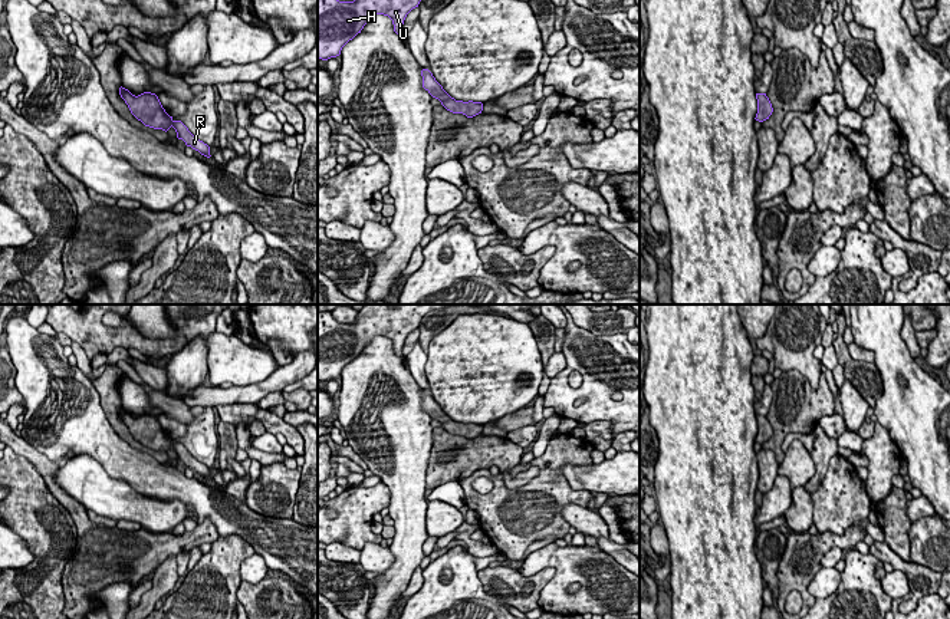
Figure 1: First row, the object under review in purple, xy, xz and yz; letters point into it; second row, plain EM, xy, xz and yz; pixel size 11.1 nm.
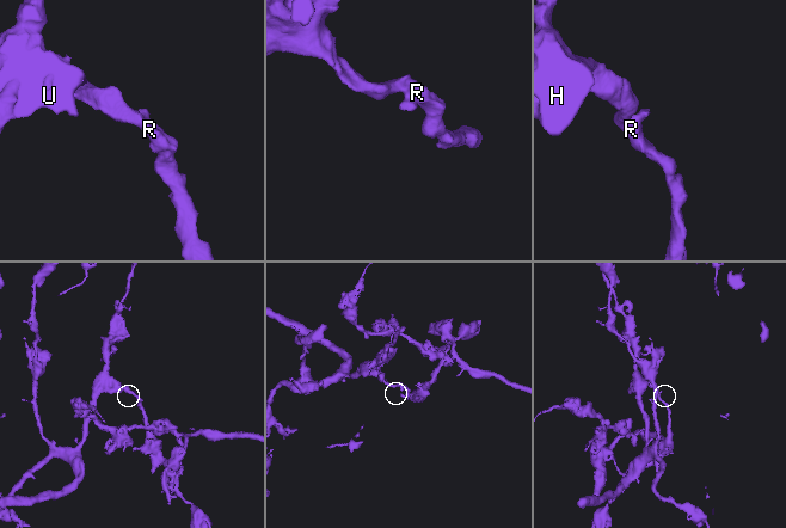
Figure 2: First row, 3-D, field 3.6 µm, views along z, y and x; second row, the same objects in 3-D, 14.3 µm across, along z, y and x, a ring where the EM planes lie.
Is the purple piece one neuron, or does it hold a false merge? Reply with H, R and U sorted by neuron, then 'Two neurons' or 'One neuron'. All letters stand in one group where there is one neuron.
Groups: H U / R. Two neurons

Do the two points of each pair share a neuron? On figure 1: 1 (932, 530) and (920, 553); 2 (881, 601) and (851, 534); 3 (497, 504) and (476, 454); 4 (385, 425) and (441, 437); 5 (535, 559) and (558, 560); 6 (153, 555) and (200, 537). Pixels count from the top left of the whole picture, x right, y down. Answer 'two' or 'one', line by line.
1: one
2: two
3: two
4: two
5: one
6: one

